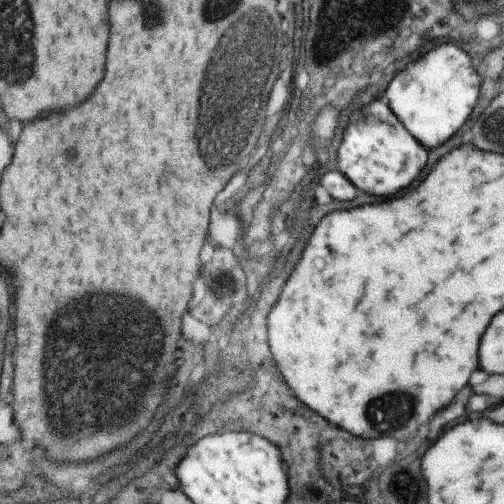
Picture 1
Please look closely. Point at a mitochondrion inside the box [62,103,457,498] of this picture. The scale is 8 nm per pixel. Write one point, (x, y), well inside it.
(396, 408)

